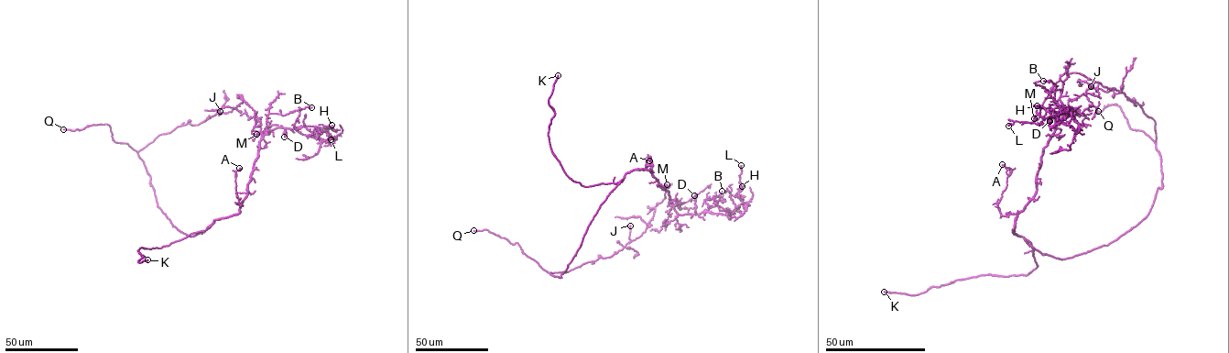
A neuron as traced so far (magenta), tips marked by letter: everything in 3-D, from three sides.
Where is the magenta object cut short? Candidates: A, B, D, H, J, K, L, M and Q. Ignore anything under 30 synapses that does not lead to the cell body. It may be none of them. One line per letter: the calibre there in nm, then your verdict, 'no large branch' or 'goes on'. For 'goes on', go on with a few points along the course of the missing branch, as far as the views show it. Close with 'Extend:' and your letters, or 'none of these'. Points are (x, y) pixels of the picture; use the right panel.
A: 130 nm | no large branch
B: 240 nm | no large branch
D: 200 nm | no large branch
H: 160 nm | no large branch
J: 550 nm | no large branch
K: 340 nm | goes on | (884, 292), (869, 286)
L: 160 nm | no large branch
M: 600 nm | no large branch
Q: 240 nm | goes on | (1098, 111), (1126, 99), (1135, 82), (1124, 82), (1096, 95), (1123, 98), (1141, 110)
Extend: K, Q

